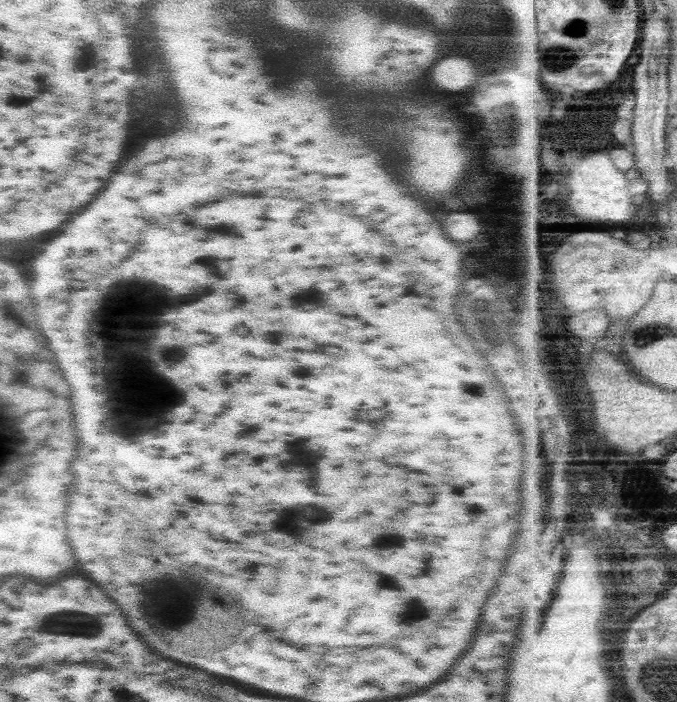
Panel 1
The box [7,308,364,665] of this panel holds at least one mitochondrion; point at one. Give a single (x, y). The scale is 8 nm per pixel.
(69, 624)

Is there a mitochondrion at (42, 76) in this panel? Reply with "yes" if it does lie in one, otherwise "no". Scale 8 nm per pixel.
yes

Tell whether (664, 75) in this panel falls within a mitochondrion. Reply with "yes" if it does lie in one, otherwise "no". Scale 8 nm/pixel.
no

